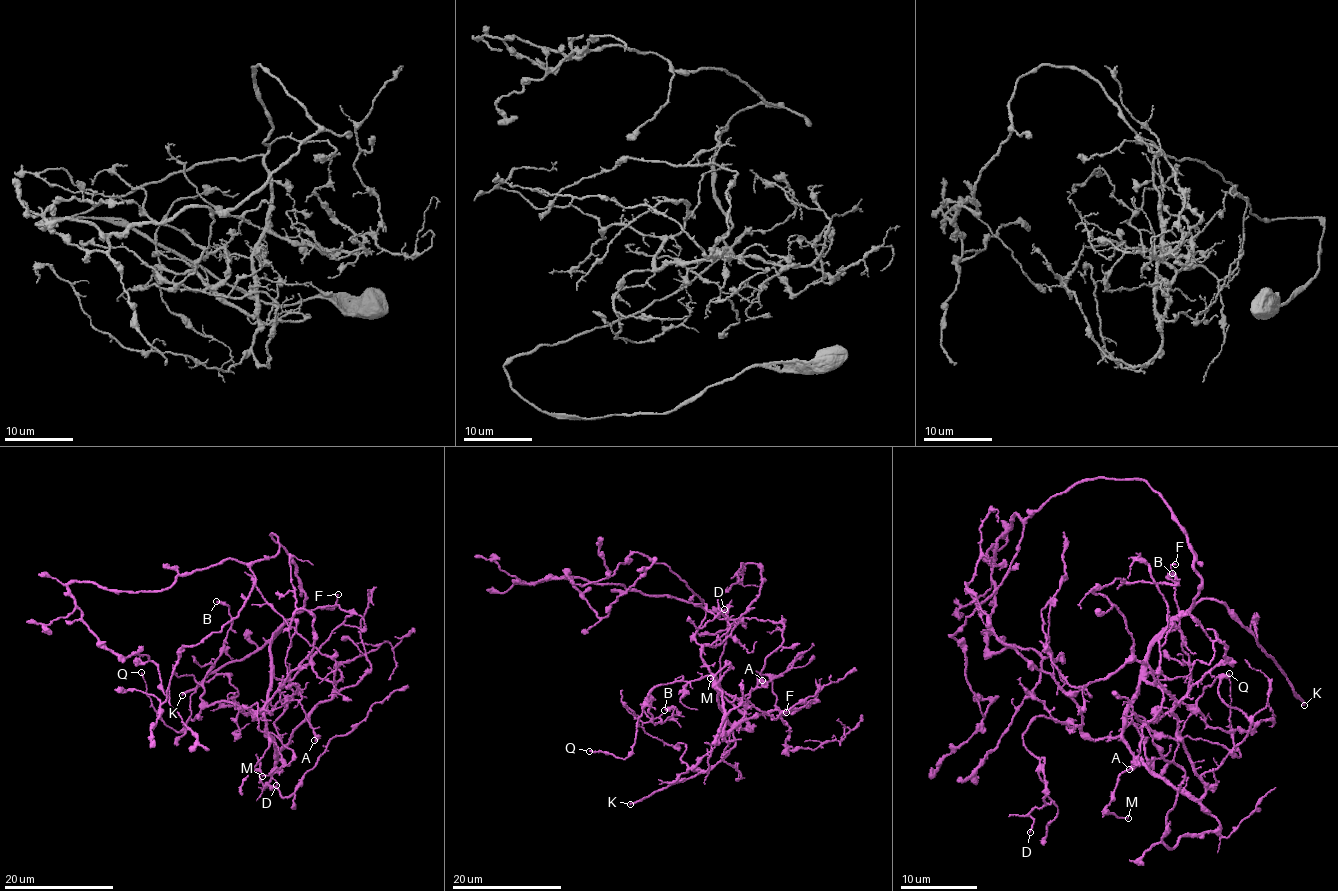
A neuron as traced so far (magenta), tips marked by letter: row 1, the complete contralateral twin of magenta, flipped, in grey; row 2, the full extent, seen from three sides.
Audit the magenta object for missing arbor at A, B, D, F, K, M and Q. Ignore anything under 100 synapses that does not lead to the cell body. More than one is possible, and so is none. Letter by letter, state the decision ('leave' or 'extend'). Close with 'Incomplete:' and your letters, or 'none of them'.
A: leave
B: leave
D: leave
F: leave
K: extend
M: leave
Q: leave
Incomplete: K

